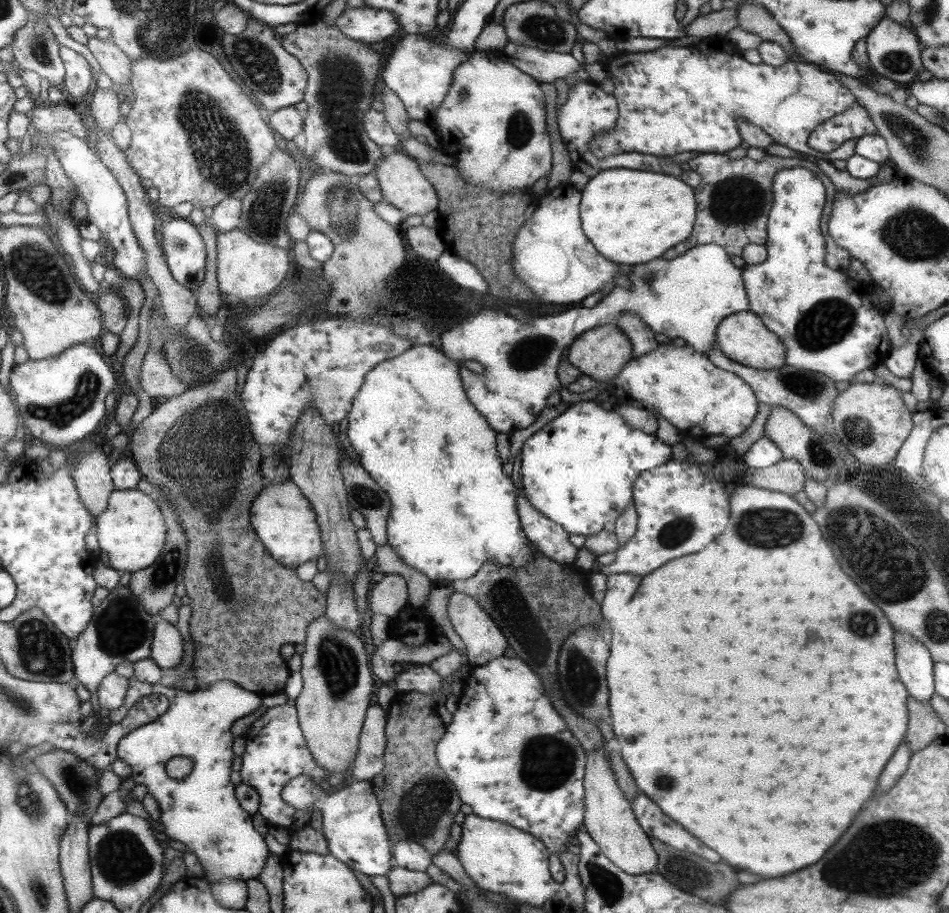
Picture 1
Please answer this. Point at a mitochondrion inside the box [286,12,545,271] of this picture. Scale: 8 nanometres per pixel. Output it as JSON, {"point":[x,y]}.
{"point":[339,77]}

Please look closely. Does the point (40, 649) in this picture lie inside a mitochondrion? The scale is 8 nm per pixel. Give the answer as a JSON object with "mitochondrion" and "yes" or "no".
{"mitochondrion":"yes"}

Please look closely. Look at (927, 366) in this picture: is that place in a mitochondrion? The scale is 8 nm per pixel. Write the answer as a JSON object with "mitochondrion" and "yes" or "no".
{"mitochondrion":"no"}

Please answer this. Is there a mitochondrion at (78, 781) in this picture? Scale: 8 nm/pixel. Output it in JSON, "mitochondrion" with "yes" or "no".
{"mitochondrion":"yes"}

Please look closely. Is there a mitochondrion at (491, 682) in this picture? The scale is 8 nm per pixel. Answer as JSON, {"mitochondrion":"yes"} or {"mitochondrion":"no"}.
{"mitochondrion":"no"}

